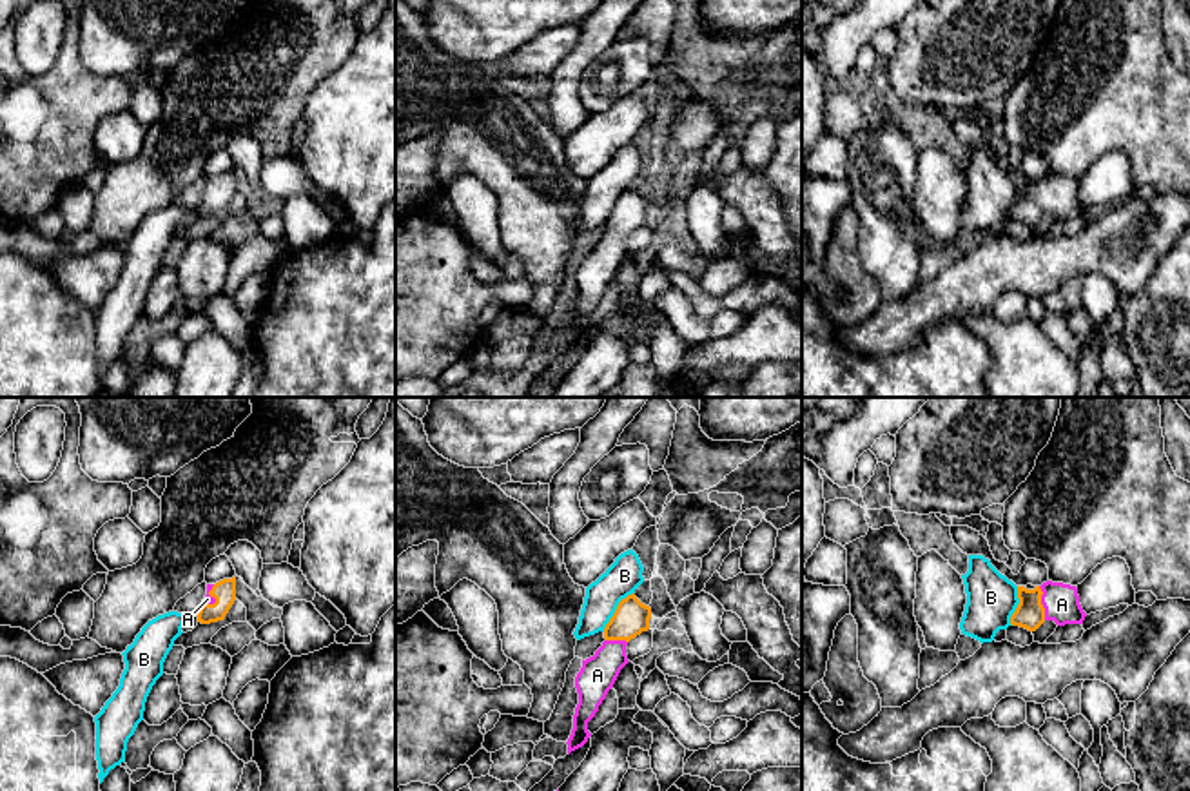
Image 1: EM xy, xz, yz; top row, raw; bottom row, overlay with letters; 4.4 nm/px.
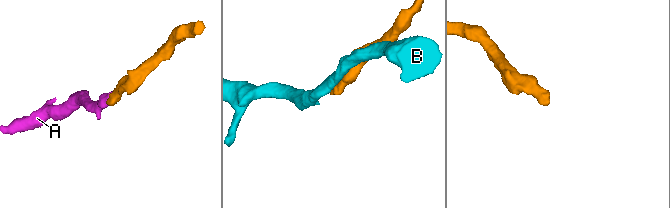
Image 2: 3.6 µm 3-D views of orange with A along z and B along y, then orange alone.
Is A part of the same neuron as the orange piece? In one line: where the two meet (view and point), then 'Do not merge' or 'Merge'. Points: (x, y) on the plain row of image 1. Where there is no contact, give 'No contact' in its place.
Touches orange at yz (1040, 196). Merge

